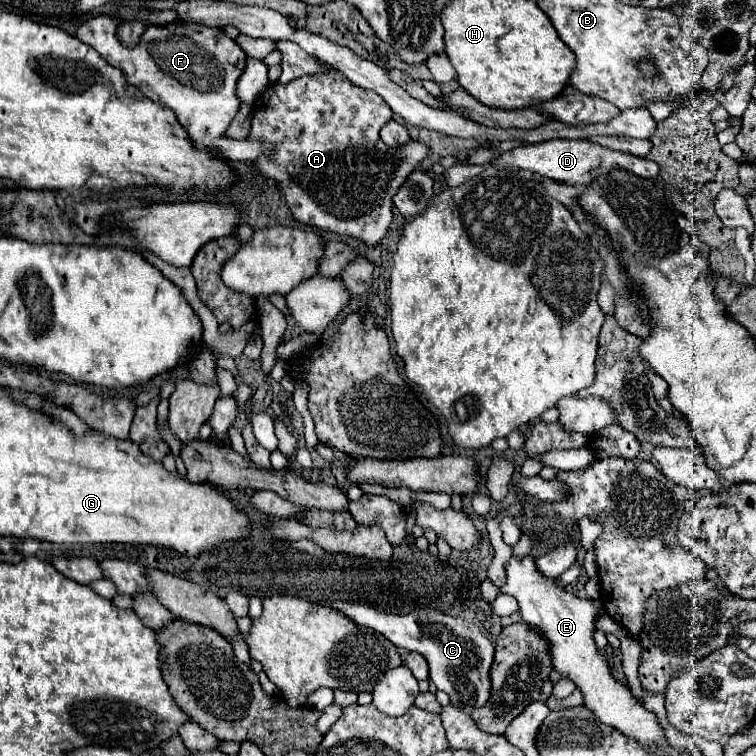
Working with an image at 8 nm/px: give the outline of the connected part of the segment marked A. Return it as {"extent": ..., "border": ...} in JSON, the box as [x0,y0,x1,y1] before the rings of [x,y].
{"extent":[248,70,428,246],"border":[[[330,70],[328,74],[302,76],[288,84],[270,84],[270,88],[256,100],[248,138],[270,140],[276,144],[276,154],[272,158],[260,158],[258,168],[262,174],[278,180],[284,200],[296,220],[374,246],[386,236],[392,222],[392,196],[404,184],[406,176],[420,166],[420,160],[428,152],[424,144],[412,139],[406,144],[406,152],[390,152],[384,146],[379,132],[392,115],[391,108],[376,92],[358,88],[346,80],[342,72]]]}

